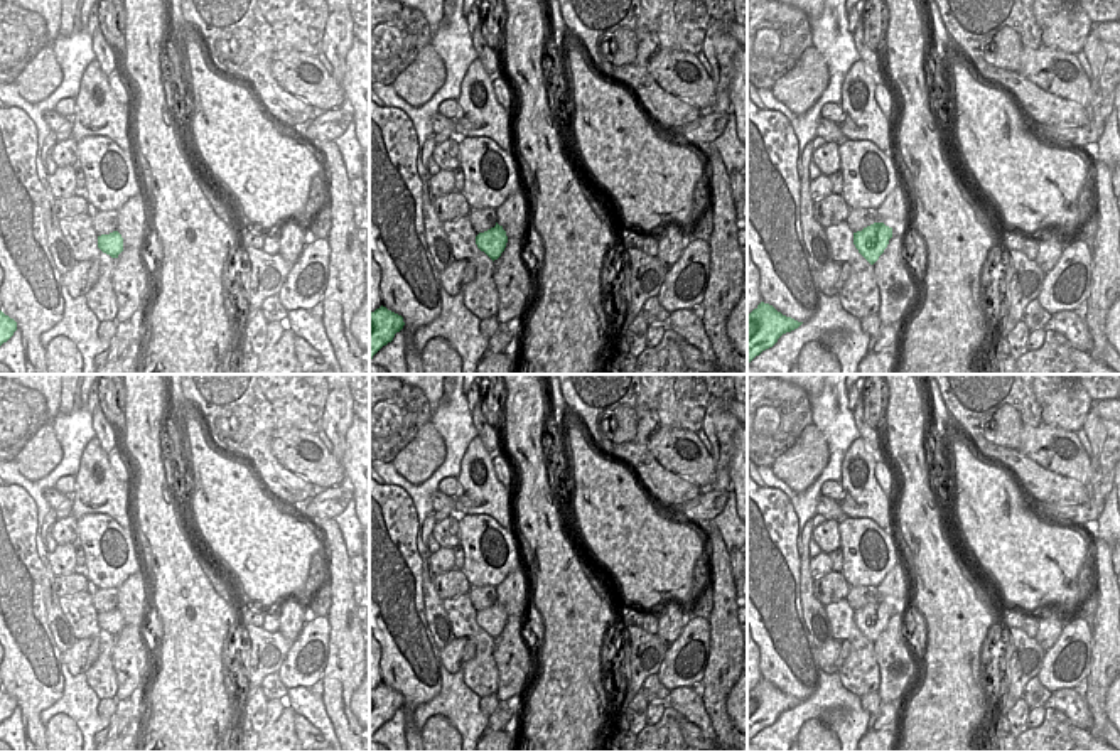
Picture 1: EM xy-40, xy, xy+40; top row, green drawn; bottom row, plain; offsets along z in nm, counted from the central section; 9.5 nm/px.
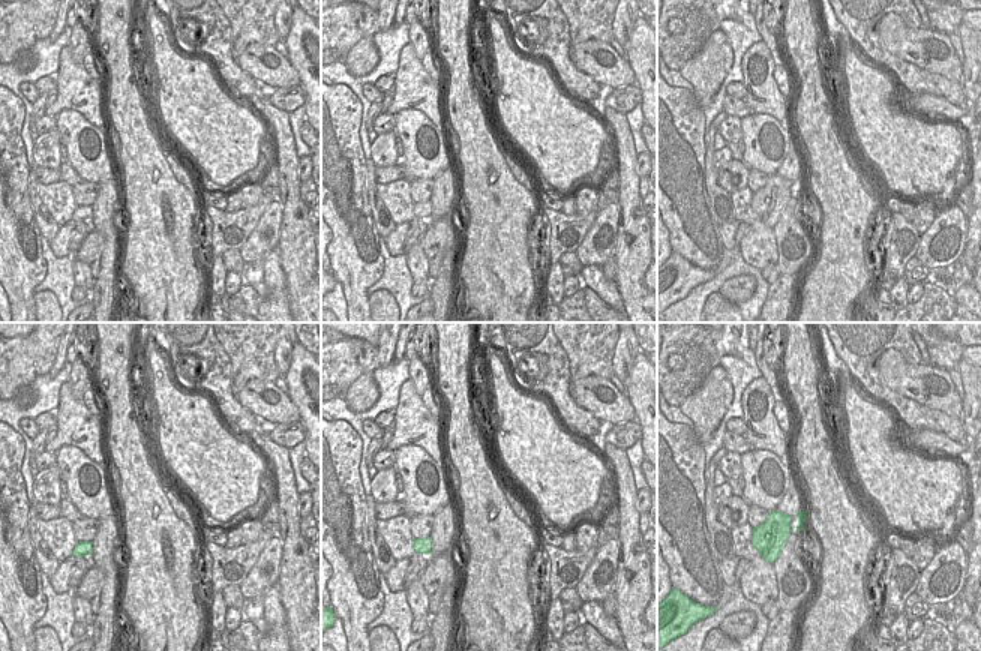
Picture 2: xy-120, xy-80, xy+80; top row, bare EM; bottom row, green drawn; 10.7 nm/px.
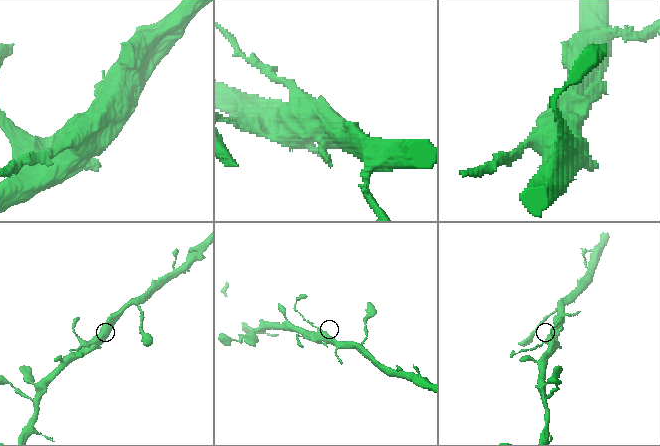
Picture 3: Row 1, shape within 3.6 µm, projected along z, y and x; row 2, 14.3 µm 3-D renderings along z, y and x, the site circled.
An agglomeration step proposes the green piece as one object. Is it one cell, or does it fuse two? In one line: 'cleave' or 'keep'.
keep

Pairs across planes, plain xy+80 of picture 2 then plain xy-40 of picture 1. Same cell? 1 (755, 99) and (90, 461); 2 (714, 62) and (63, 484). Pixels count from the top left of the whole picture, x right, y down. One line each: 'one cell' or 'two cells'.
1: one cell
2: two cells

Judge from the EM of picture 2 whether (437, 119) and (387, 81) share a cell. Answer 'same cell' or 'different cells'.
different cells

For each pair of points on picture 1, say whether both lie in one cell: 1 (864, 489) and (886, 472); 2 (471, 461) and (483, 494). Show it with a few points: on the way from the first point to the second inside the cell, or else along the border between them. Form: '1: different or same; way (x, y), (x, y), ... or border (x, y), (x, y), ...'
1: different; border (877, 461), (874, 478), (879, 488), (894, 501)
2: same; way (476, 469), (479, 486)

